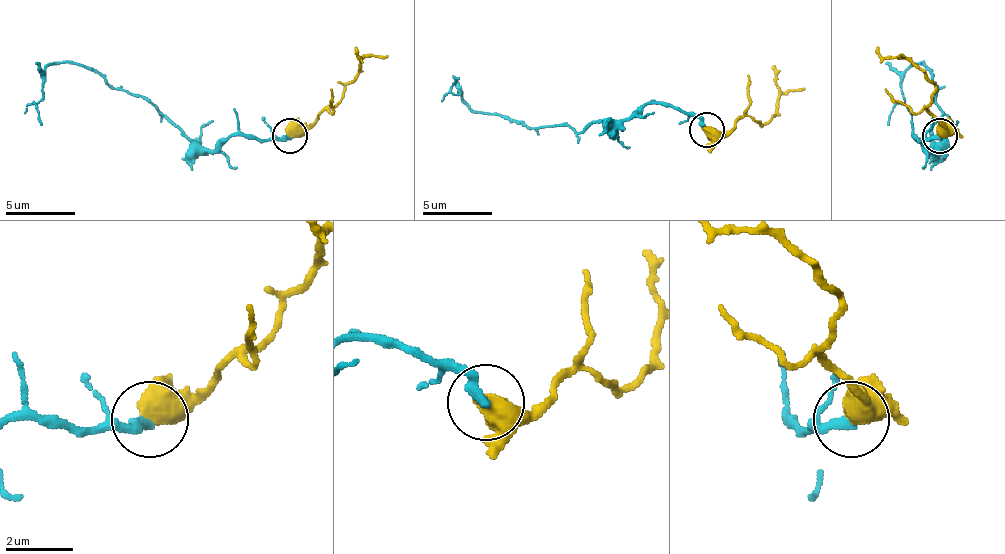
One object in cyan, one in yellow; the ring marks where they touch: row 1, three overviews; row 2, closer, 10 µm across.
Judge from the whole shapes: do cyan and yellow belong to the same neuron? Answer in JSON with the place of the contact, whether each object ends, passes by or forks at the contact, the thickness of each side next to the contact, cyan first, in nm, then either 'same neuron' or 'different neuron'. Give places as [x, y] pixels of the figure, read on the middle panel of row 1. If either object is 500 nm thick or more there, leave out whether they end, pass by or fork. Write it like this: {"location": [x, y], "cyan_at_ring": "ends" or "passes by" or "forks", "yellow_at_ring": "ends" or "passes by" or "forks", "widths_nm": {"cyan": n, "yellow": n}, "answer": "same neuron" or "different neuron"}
{"location": [707, 129], "widths_nm": {"cyan": 320, "yellow": 650}, "answer": "different neuron"}

